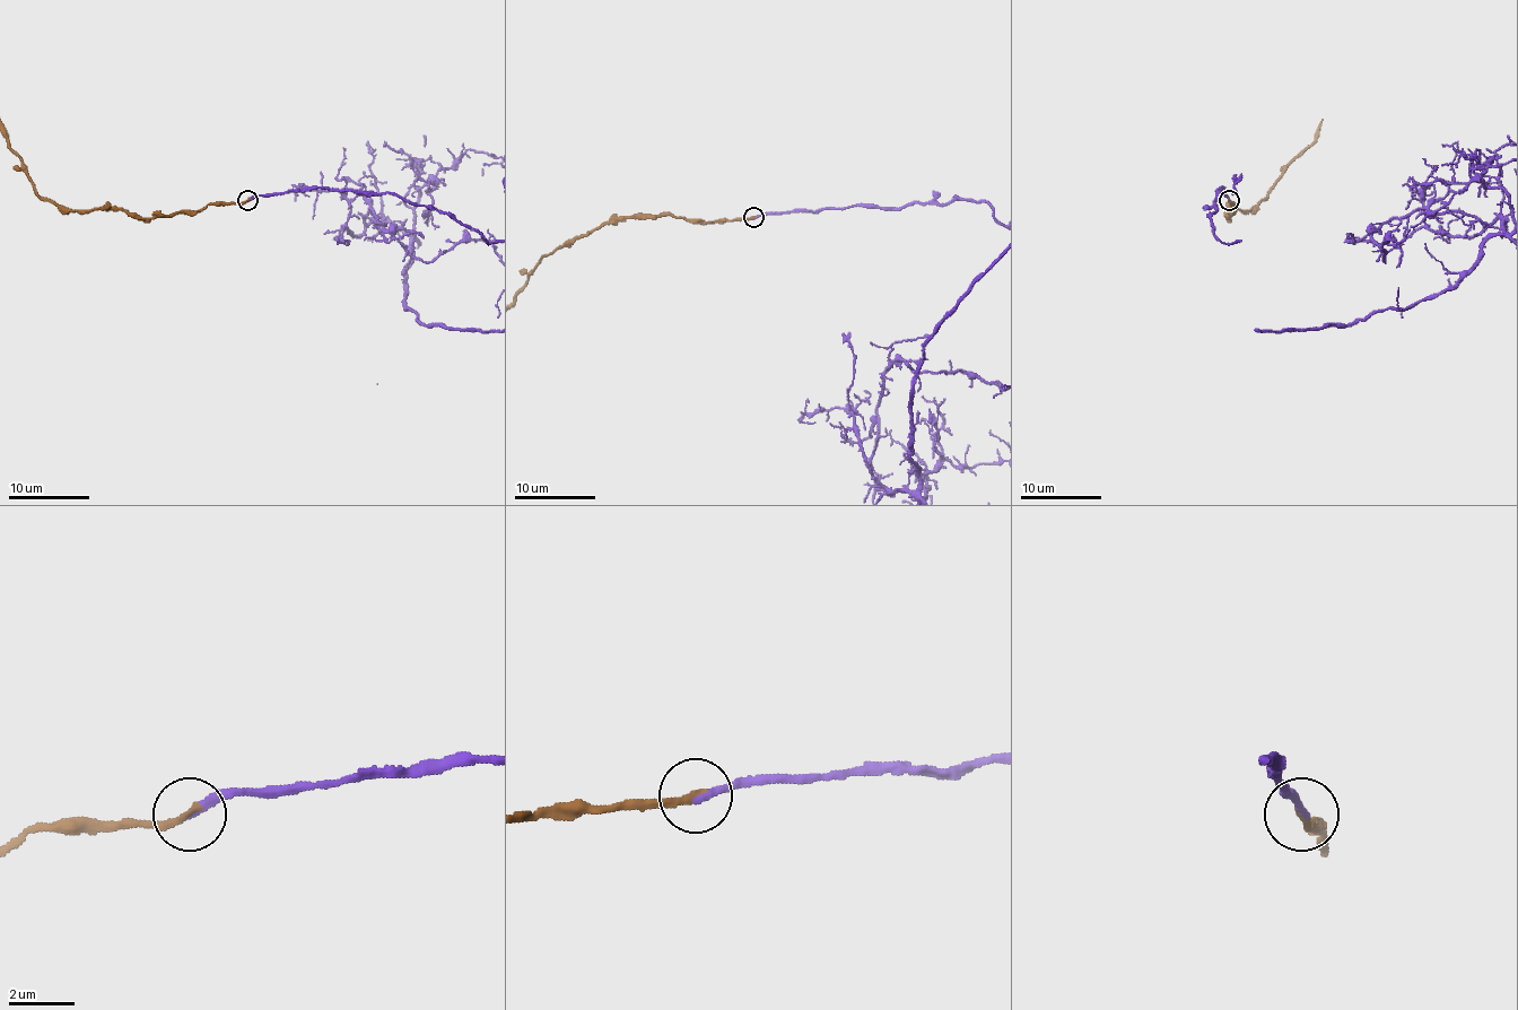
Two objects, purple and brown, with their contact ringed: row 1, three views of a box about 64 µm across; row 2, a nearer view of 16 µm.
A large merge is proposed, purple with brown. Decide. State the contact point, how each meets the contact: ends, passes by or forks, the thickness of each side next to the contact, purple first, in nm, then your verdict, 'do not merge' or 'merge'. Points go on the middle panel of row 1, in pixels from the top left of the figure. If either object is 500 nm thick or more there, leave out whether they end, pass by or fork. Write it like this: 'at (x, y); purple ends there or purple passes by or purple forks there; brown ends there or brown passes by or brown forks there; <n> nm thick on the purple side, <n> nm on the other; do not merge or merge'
at (753, 217); purple ends there; brown ends there; 240 nm thick on the purple side, 240 nm on the other; merge

